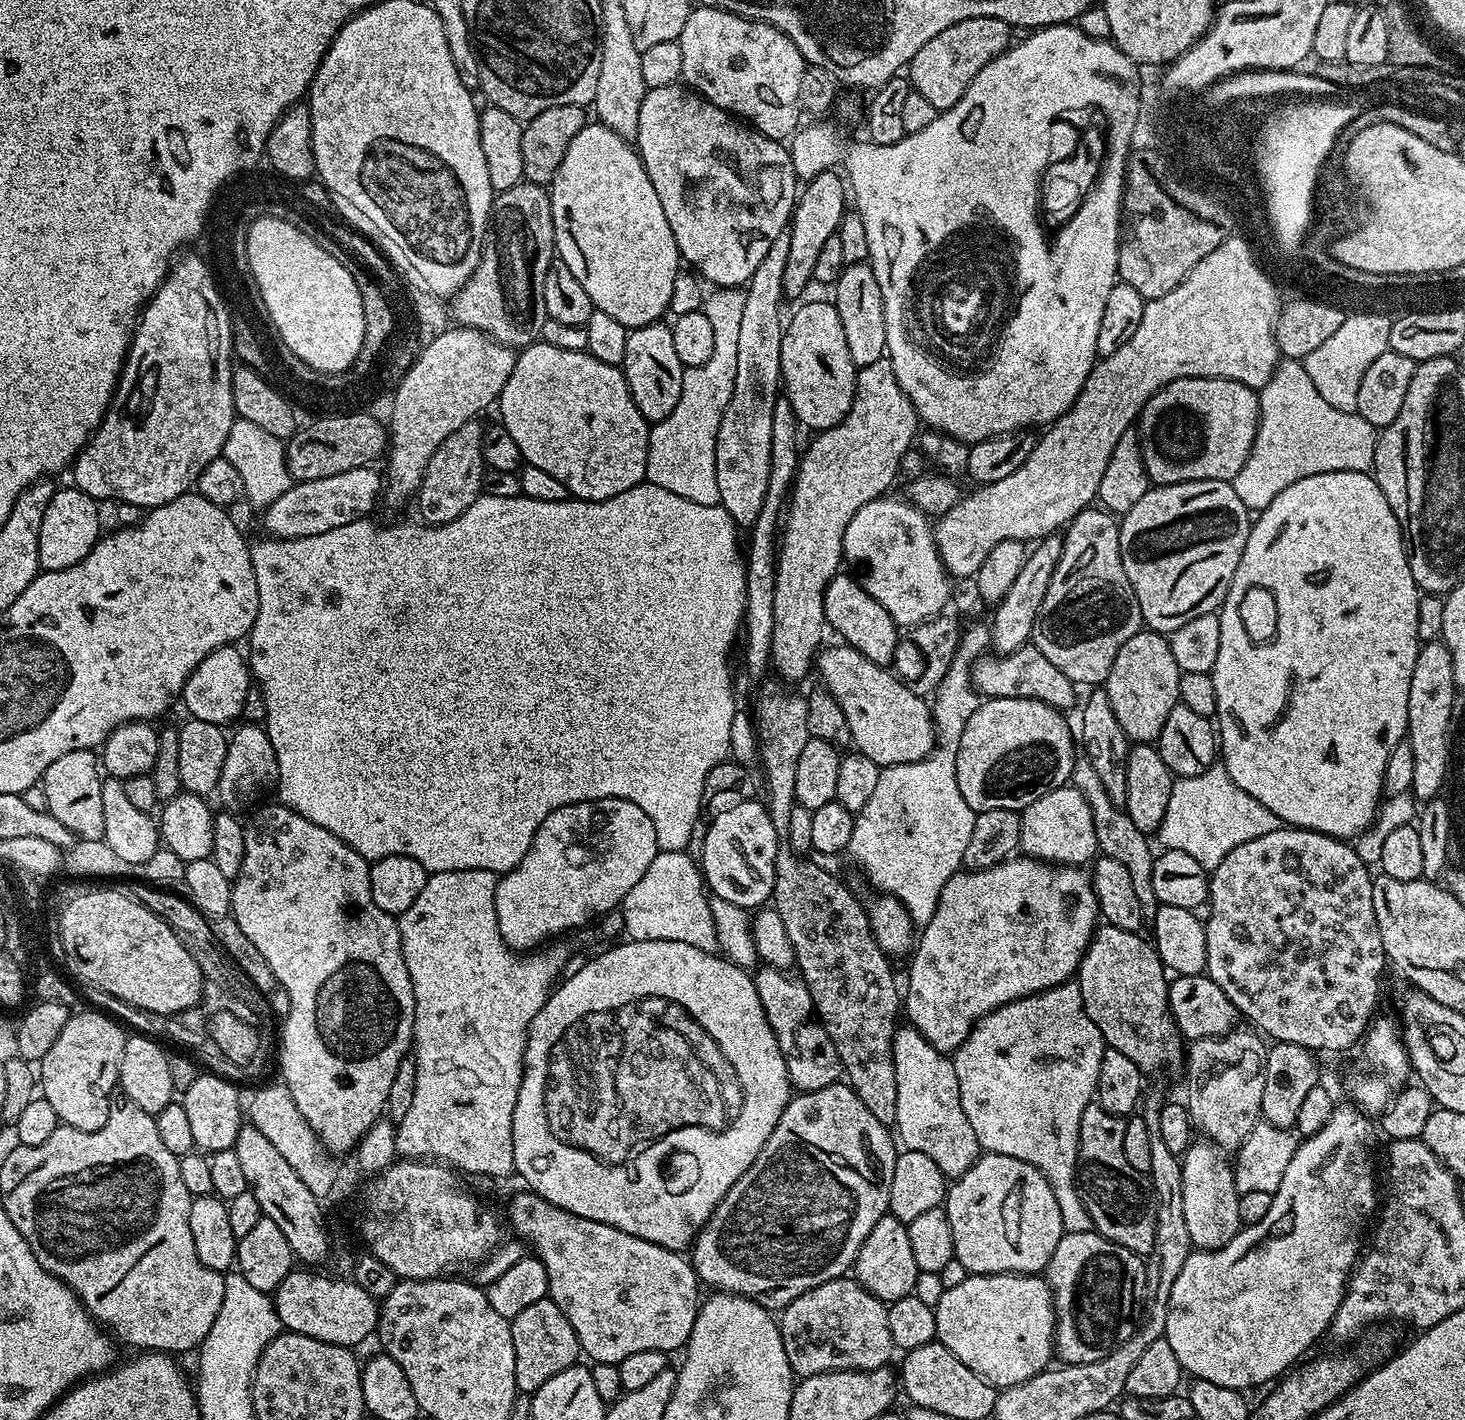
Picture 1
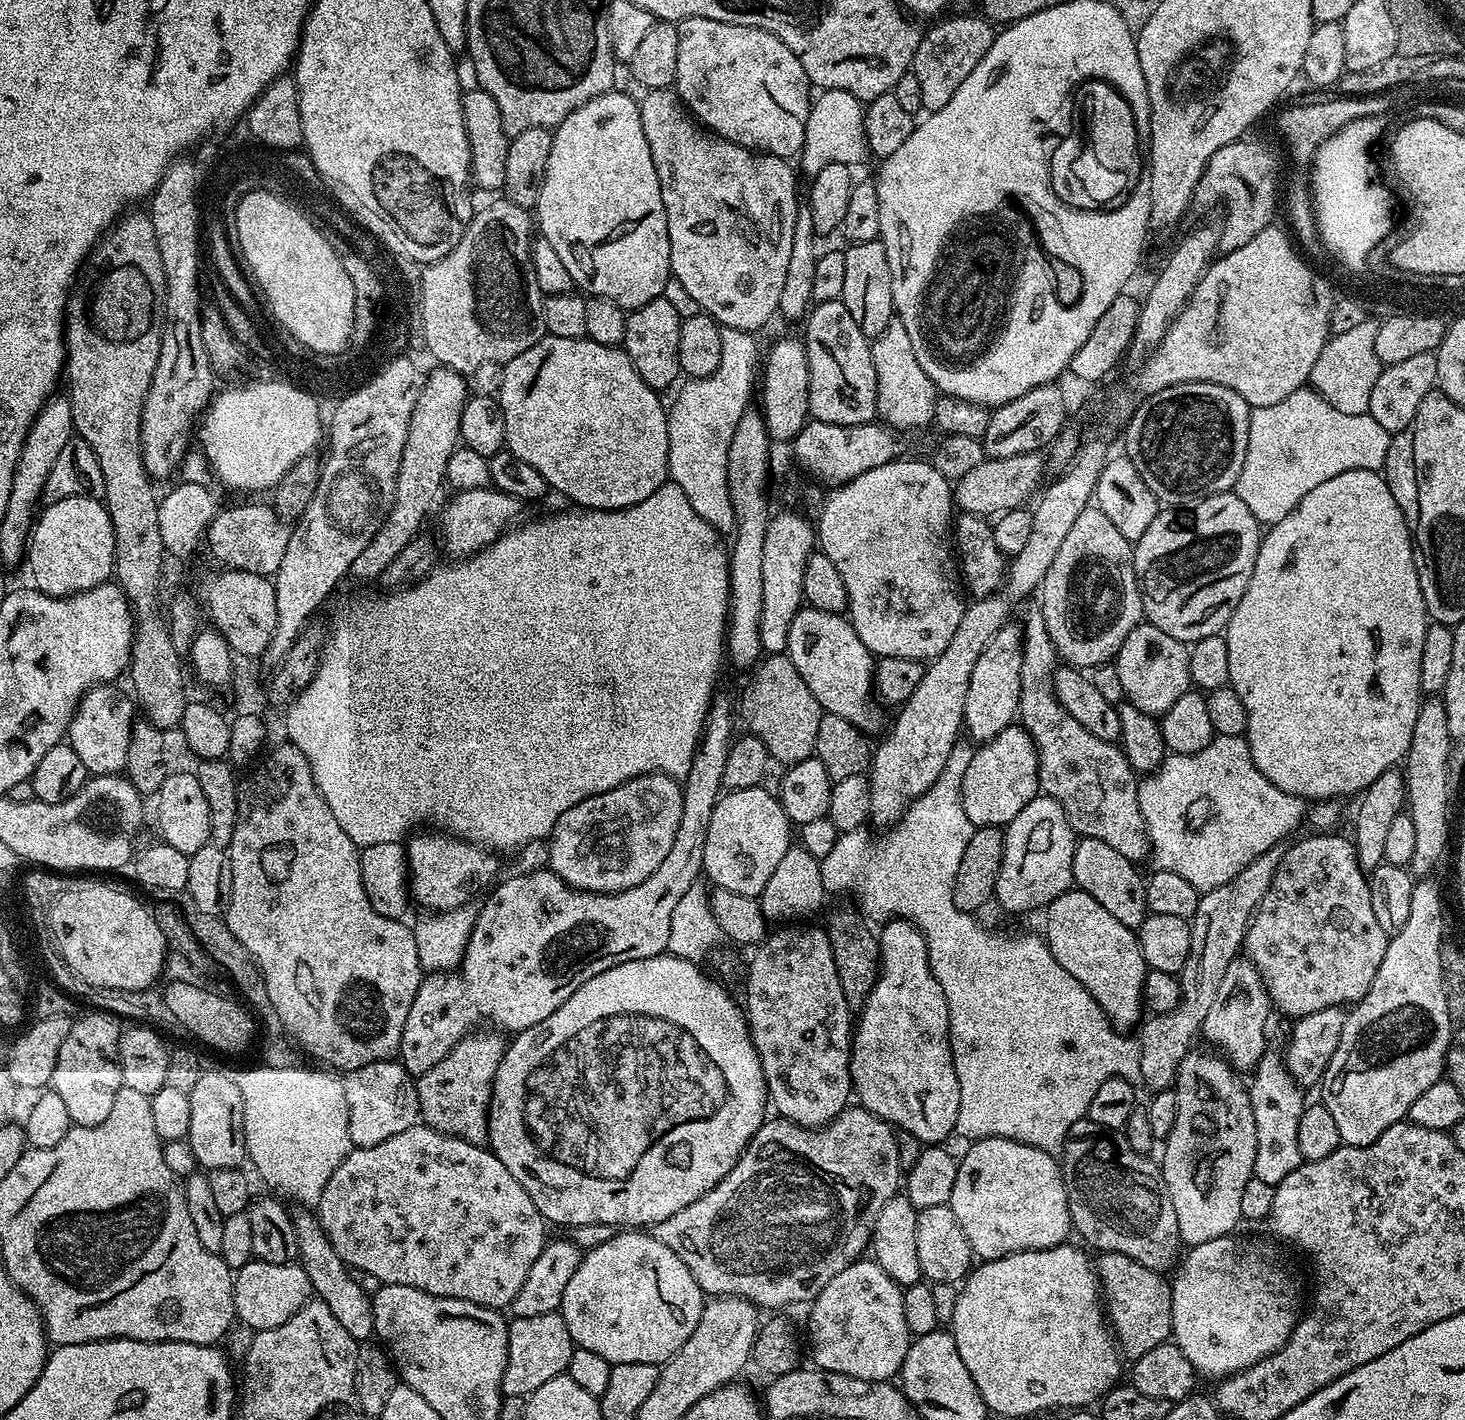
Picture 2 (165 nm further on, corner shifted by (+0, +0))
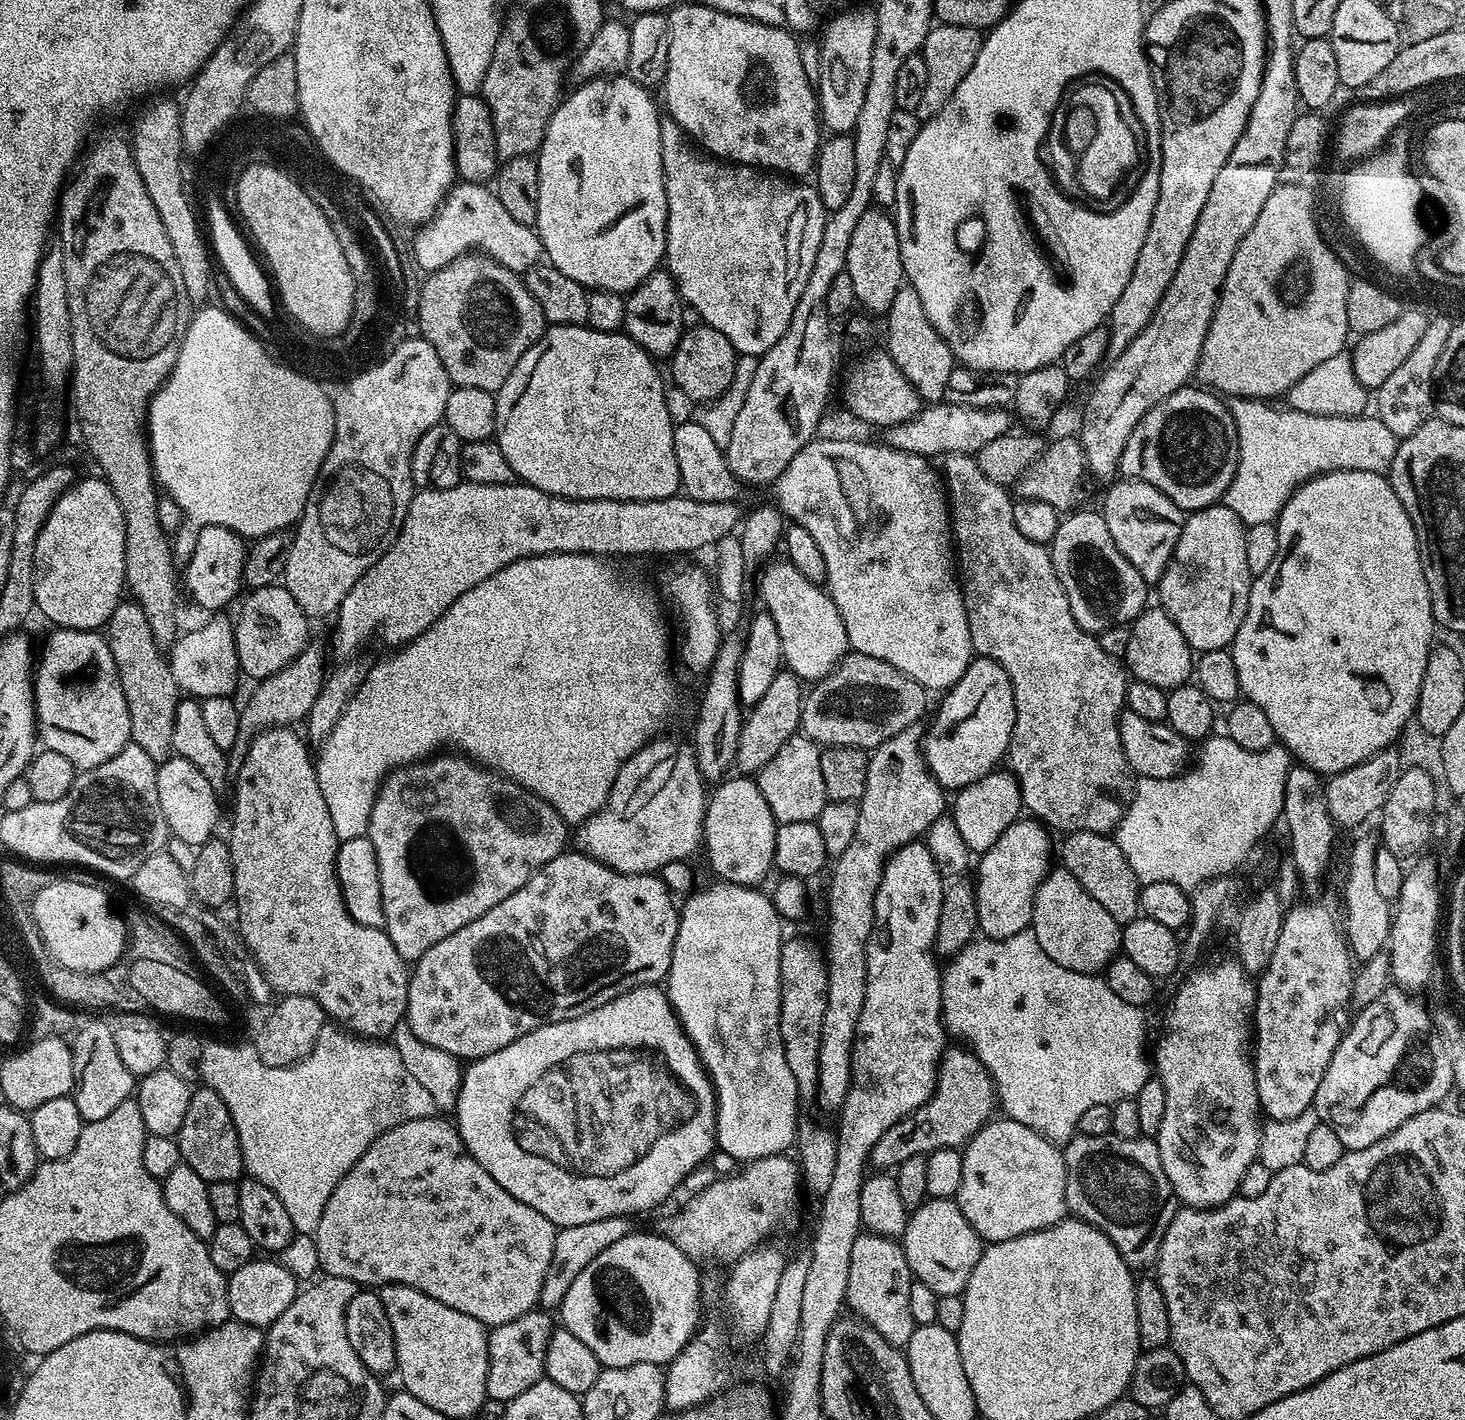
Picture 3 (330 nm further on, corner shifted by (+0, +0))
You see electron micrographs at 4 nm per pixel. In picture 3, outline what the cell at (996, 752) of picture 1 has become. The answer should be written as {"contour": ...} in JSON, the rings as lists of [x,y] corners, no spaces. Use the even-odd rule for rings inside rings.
{"contour":[[[993,770],[987,772],[978,782],[970,782],[970,786],[959,789],[955,793],[956,801],[951,801],[950,815],[958,826],[958,834],[962,834],[962,842],[966,842],[969,853],[983,854],[998,842],[998,838],[1015,824],[1022,816],[1020,803],[1020,784],[1011,771]]]}

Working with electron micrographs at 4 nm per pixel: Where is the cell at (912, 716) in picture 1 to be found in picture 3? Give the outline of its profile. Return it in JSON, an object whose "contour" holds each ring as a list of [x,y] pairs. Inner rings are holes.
{"contour":[[[787,559],[777,564],[768,562],[759,569],[760,600],[763,611],[774,618],[778,626],[778,638],[782,638],[783,663],[787,671],[799,676],[801,681],[815,682],[829,676],[836,665],[848,655],[850,645],[846,626],[842,626],[842,614],[834,606],[832,597],[821,585],[810,582],[798,574],[798,570]]]}

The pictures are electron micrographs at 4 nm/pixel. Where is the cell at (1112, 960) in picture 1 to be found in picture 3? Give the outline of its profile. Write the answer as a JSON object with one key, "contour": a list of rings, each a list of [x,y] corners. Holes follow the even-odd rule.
{"contour":[[[1062,866],[1053,867],[1038,886],[1030,927],[1038,938],[1038,946],[1042,946],[1042,950],[1046,950],[1046,954],[1050,954],[1050,958],[1054,958],[1058,966],[1066,966],[1075,972],[1103,973],[1109,962],[1121,951],[1122,925],[1114,918],[1110,918],[1110,913],[1096,899],[1090,898],[1082,882],[1078,882],[1078,878],[1074,878],[1074,874],[1070,874]]]}

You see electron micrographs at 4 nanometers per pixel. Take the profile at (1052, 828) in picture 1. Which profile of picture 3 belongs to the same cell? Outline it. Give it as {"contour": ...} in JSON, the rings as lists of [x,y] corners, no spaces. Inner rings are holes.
{"contour":[[[1021,818],[1005,830],[998,838],[998,842],[990,846],[990,850],[986,850],[979,857],[980,865],[976,868],[976,876],[974,875],[974,887],[978,902],[979,931],[987,939],[1005,940],[1031,925],[1036,891],[1050,871],[1052,856],[1054,860],[1054,844],[1052,848],[1048,835],[1050,835],[1049,829],[1041,821],[1035,818]]]}

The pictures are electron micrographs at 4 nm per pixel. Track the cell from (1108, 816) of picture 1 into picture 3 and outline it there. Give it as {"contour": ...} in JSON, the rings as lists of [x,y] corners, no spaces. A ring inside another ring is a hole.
{"contour":[[[969,454],[966,456],[950,456],[943,461],[942,476],[946,481],[946,491],[950,501],[950,523],[952,525],[952,534],[954,537],[954,552],[958,557],[958,579],[962,585],[964,594],[964,605],[966,606],[966,618],[970,626],[970,638],[972,639],[972,651],[976,656],[985,656],[994,662],[998,662],[998,666],[1002,666],[1002,670],[1006,670],[1006,674],[1010,674],[1010,686],[1014,690],[1014,706],[1016,707],[1016,721],[1014,722],[1014,730],[1012,731],[1012,741],[1008,747],[1008,755],[1006,757],[1007,763],[1010,765],[1010,771],[1015,776],[1017,782],[1020,784],[1020,803],[1025,809],[1028,808],[1035,819],[1043,822],[1049,829],[1055,830],[1057,828],[1060,834],[1067,834],[1070,832],[1102,832],[1105,834],[1115,833],[1116,827],[1120,825],[1120,819],[1124,817],[1124,812],[1128,808],[1129,802],[1132,800],[1132,789],[1134,787],[1134,773],[1132,768],[1126,762],[1126,754],[1122,746],[1122,738],[1120,737],[1120,713],[1125,711],[1126,701],[1124,695],[1130,683],[1129,673],[1126,671],[1125,665],[1119,659],[1110,654],[1106,654],[1106,650],[1102,650],[1102,646],[1098,646],[1096,636],[1093,633],[1082,630],[1082,626],[1078,626],[1078,622],[1074,622],[1074,614],[1070,614],[1070,602],[1066,598],[1066,590],[1062,590],[1062,582],[1058,578],[1058,574],[1054,570],[1054,562],[1052,561],[1052,553],[1045,545],[1038,542],[1030,542],[1030,538],[1026,538],[1018,531],[1018,526],[1014,526],[1014,500],[1011,496],[1008,497],[1009,489],[1003,484],[991,481],[986,474],[979,468],[979,463],[976,461],[975,455]]]}

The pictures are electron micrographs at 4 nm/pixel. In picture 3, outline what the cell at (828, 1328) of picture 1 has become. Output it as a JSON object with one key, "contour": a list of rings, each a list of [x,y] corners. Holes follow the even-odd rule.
{"contour":[[[865,1231],[854,1242],[854,1250],[850,1250],[850,1282],[846,1282],[844,1299],[851,1315],[865,1324],[871,1324],[878,1334],[886,1338],[886,1342],[907,1346],[910,1334],[918,1327],[914,1318],[910,1318],[910,1286],[913,1279],[903,1243],[891,1236]]]}

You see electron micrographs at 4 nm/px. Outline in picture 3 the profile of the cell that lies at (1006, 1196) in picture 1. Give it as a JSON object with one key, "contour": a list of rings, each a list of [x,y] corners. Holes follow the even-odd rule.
{"contour":[[[993,1118],[963,1145],[962,1186],[954,1199],[981,1241],[997,1244],[1054,1226],[1068,1212],[1065,1190],[1061,1149],[1022,1122]]]}

